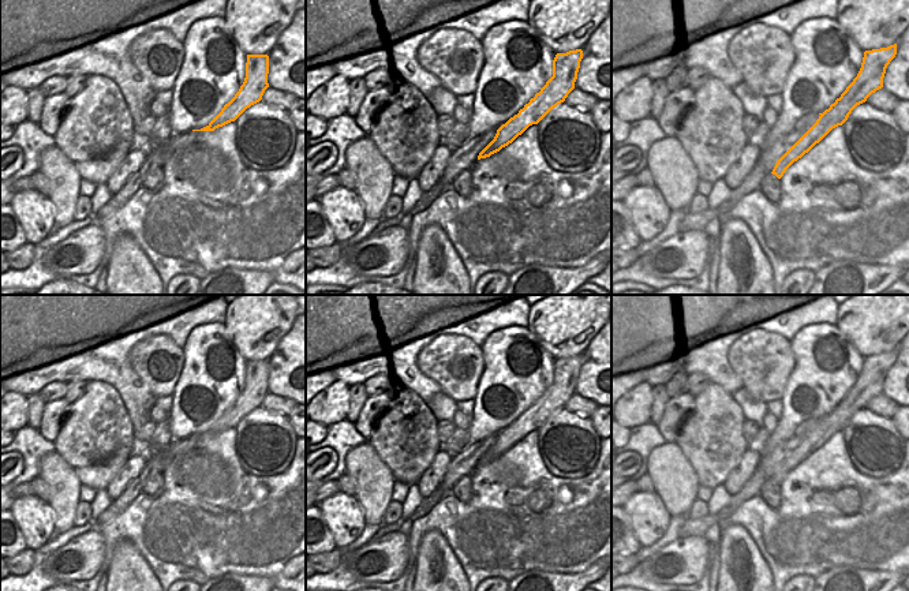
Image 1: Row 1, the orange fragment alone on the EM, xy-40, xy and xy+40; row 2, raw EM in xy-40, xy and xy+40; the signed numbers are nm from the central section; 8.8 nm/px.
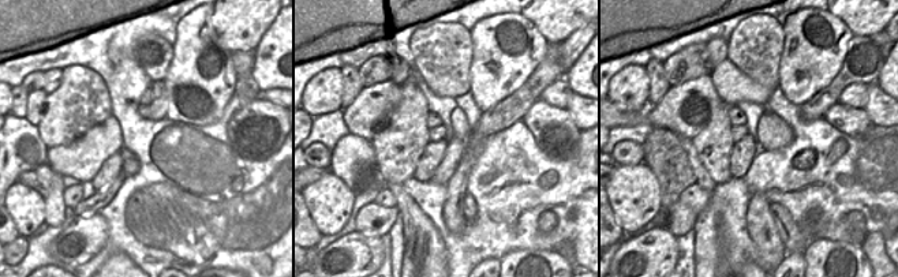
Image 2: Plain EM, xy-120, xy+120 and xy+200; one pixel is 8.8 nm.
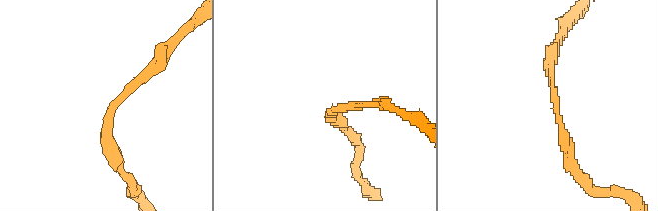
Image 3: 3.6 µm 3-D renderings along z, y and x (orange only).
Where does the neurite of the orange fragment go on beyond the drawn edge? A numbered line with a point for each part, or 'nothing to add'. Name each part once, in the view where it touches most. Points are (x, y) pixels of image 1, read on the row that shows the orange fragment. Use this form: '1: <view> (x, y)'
nothing to add

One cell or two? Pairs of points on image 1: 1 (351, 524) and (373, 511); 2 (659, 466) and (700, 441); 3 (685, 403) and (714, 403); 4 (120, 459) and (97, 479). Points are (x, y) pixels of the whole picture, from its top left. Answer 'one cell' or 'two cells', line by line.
1: two cells
2: two cells
3: two cells
4: one cell

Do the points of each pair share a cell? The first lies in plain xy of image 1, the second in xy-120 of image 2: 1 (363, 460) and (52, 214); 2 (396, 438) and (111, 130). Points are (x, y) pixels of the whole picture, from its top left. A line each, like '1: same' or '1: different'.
1: same
2: different

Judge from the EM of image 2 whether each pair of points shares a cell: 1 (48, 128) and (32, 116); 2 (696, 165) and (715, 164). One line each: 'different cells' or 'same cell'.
1: different cells
2: different cells

